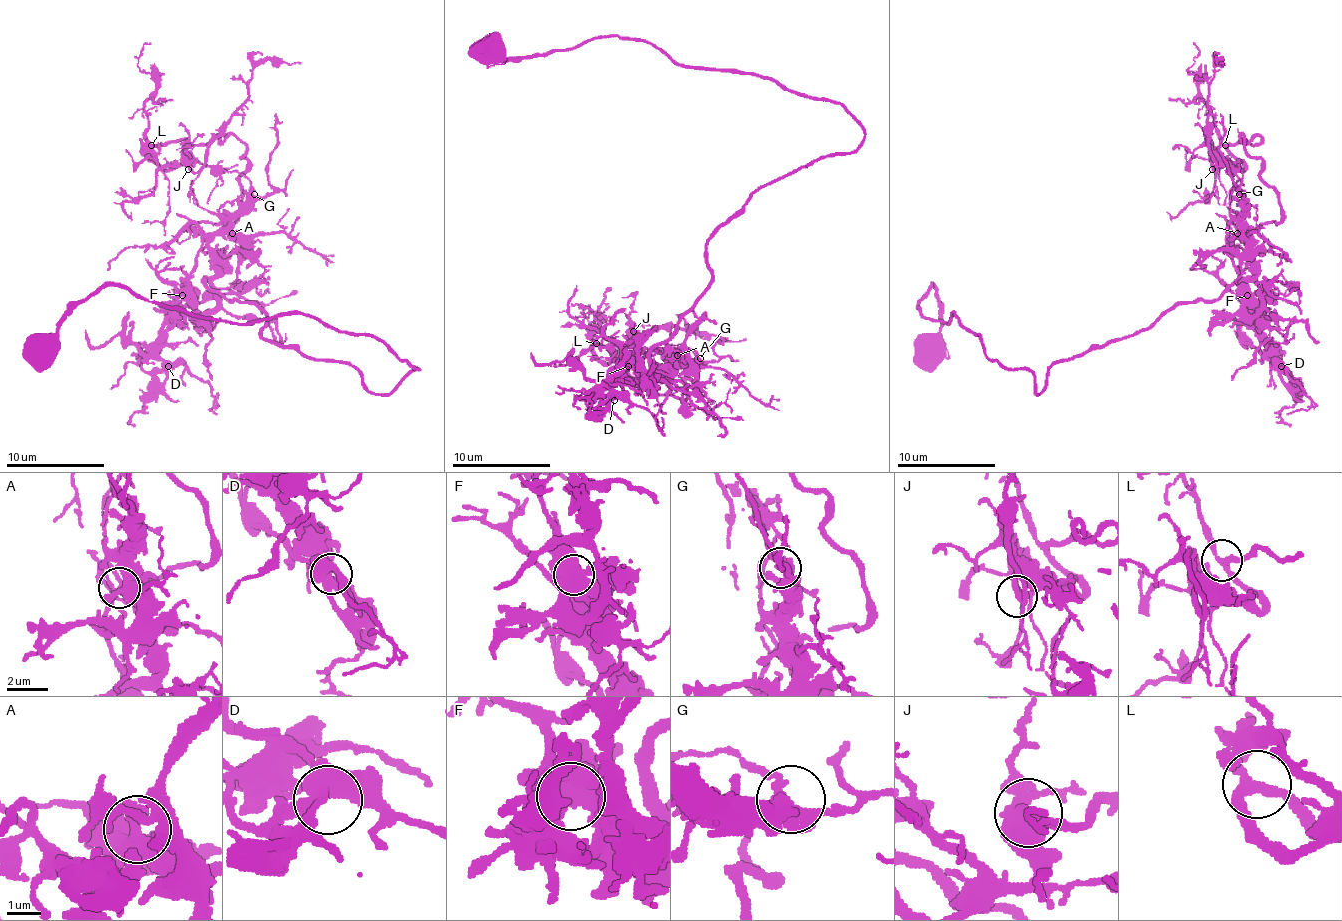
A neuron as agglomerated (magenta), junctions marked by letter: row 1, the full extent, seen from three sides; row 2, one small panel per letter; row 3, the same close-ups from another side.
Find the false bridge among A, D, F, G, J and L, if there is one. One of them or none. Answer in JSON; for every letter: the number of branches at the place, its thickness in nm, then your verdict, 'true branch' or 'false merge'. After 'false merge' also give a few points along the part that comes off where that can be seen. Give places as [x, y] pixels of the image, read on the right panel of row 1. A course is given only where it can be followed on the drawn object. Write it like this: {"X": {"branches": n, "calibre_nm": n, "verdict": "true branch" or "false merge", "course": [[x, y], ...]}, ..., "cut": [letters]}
{"A": {"branches": 2, "calibre_nm": 480, "verdict": "true branch"}, "D": {"branches": 4, "calibre_nm": 480, "verdict": "true branch"}, "F": {"branches": 2, "calibre_nm": 650, "verdict": "false merge", "course": [[1247, 295], [1232, 238], [1276, 223], [1279, 194], [1254, 135], [1227, 147], [1242, 169], [1215, 172], [1220, 61]]}, "G": {"branches": 5, "calibre_nm": 360, "verdict": "true branch"}, "J": {"branches": 2, "calibre_nm": 240, "verdict": "true branch"}, "L": {"branches": 3, "calibre_nm": 280, "verdict": "true branch"}, "cut": ["F"]}

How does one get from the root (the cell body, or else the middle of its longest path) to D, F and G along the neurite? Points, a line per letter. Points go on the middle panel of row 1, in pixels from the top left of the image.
D: (486, 46), (643, 39), (864, 132), (717, 230), (655, 382), (614, 377), (614, 400)
F: (486, 46), (643, 39), (864, 132), (763, 184), (707, 242), (655, 382), (628, 365)
G: (486, 46), (643, 39), (861, 127), (707, 242), (712, 279), (650, 365), (700, 358)

